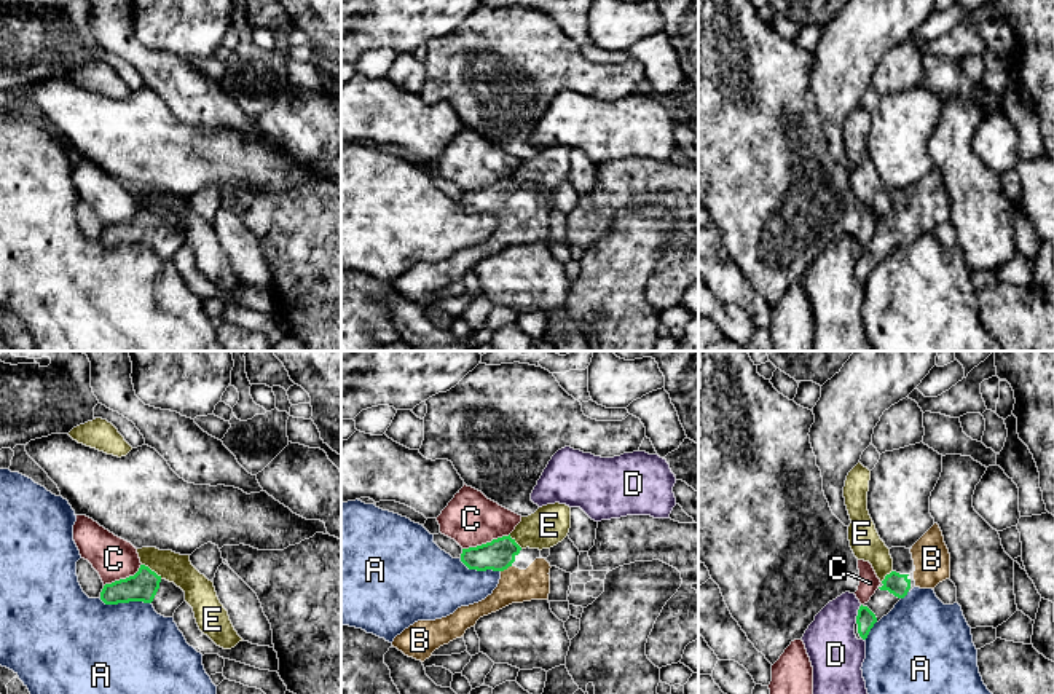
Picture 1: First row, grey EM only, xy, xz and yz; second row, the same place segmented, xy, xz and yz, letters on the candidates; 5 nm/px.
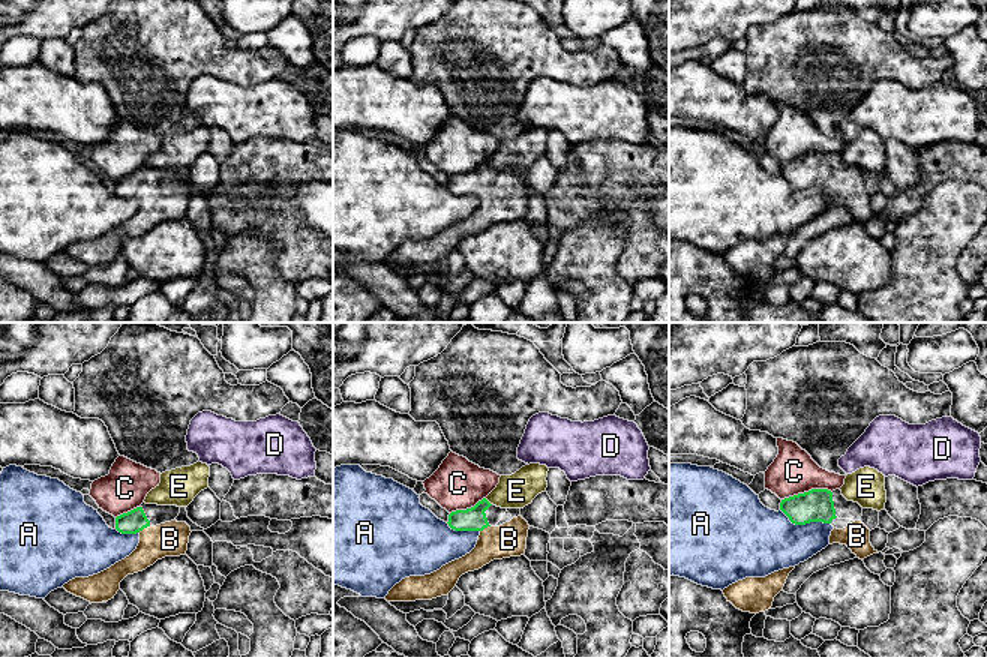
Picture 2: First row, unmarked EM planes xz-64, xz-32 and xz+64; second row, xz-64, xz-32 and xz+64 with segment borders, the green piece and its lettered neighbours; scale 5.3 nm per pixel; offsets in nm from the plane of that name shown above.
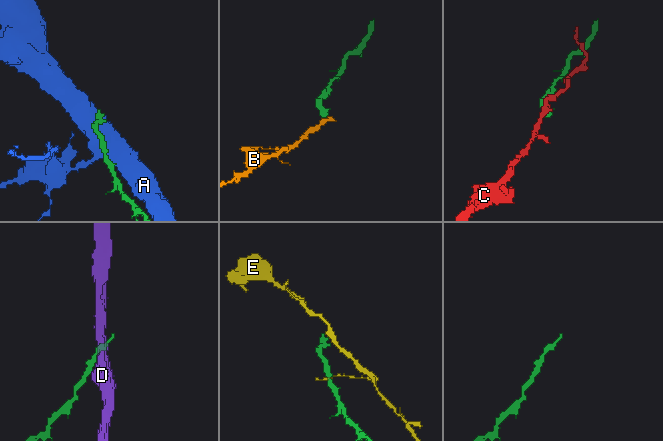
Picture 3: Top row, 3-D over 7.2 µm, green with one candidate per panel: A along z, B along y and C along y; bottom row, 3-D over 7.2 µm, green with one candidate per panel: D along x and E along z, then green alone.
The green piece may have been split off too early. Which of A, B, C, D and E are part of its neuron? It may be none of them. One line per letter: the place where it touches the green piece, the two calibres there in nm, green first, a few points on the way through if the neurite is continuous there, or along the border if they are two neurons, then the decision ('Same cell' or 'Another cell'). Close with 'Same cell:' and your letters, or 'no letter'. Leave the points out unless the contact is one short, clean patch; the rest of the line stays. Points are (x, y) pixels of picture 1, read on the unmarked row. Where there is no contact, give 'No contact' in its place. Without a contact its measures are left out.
A: Touches green at xy (125, 244). Thickness 150 nm (green) against 480 nm. Another cell
B: Touches green at xz (506, 211). Thickness 160 nm (green) against 180 nm. Path across: xz (499, 197), (506, 211), (515, 228). Same cell
C: Touches green at xz (487, 185). Thickness 160 nm (green) against 280 nm. Another cell
D: Touches green at yz (858, 257). Thickness 90 nm (green) against 260 nm. Another cell
E: Touches green at xy (150, 212). Thickness 150 nm (green) against 150 nm. Boundary: xy (142, 206), (161, 220). Another cell
Same cell: B

